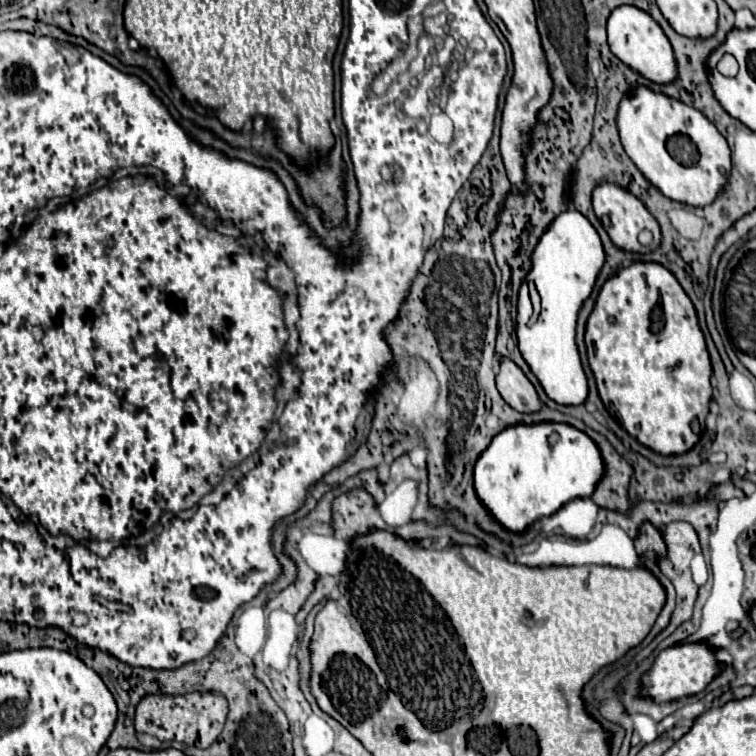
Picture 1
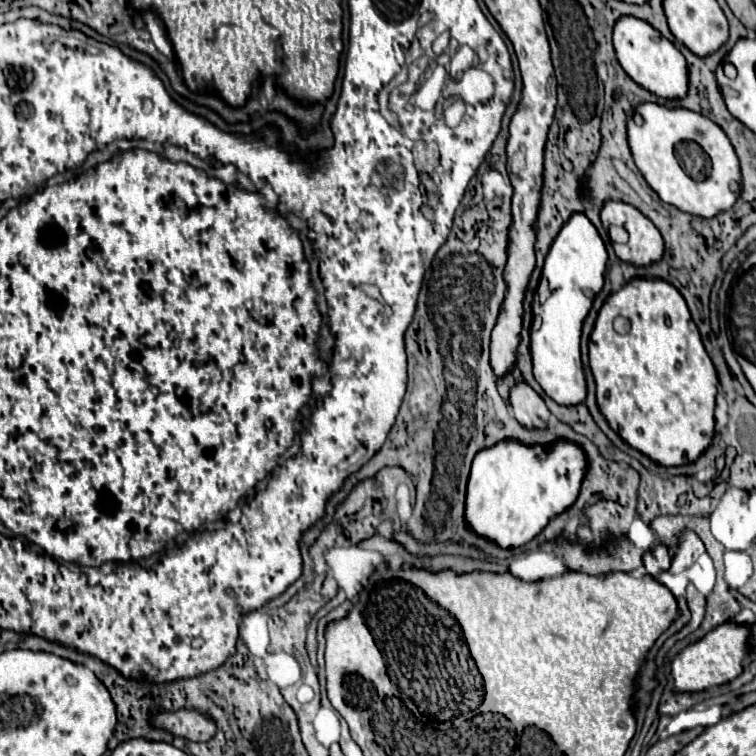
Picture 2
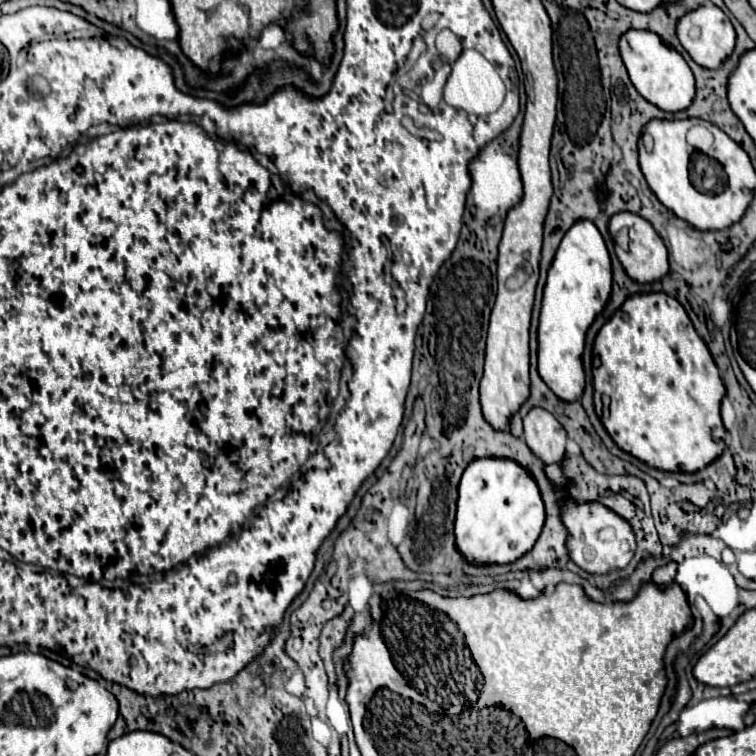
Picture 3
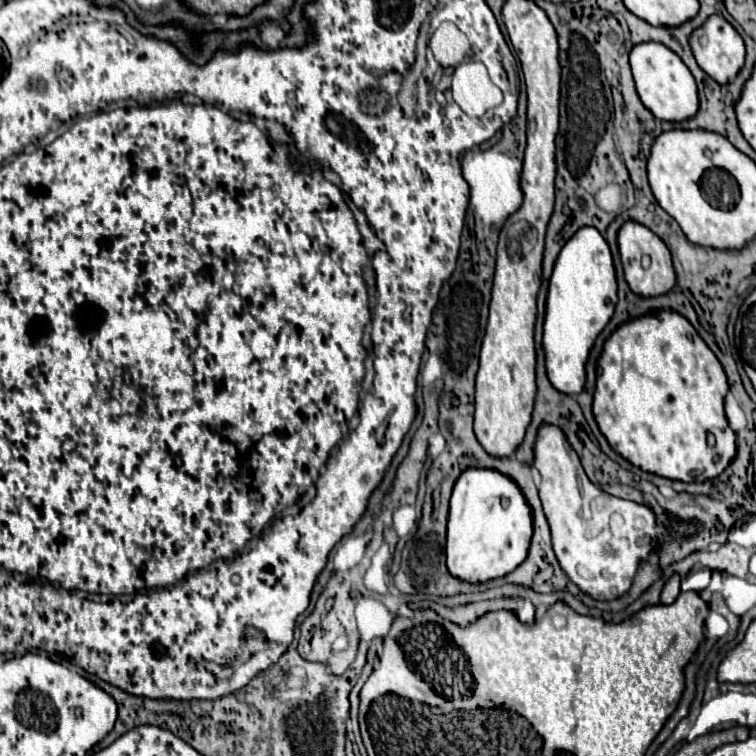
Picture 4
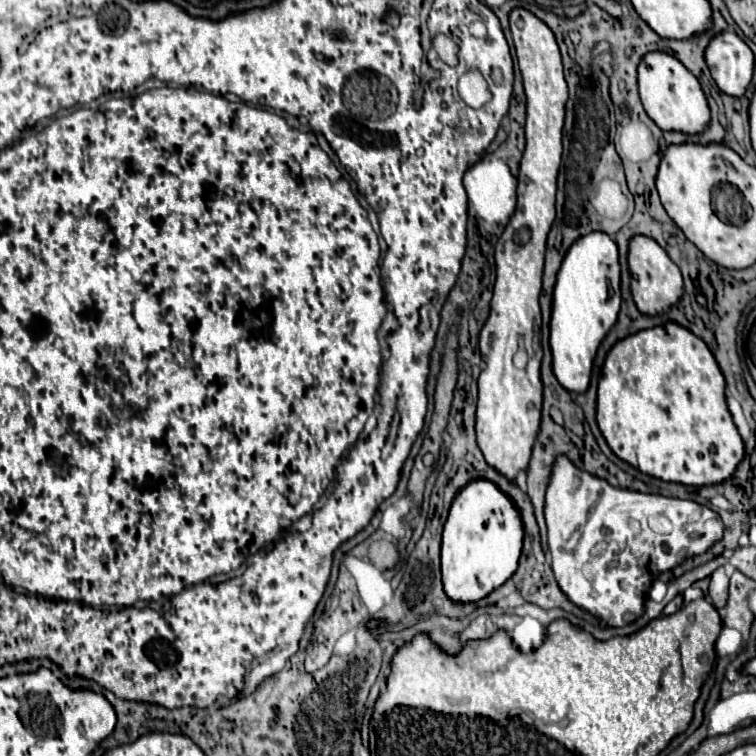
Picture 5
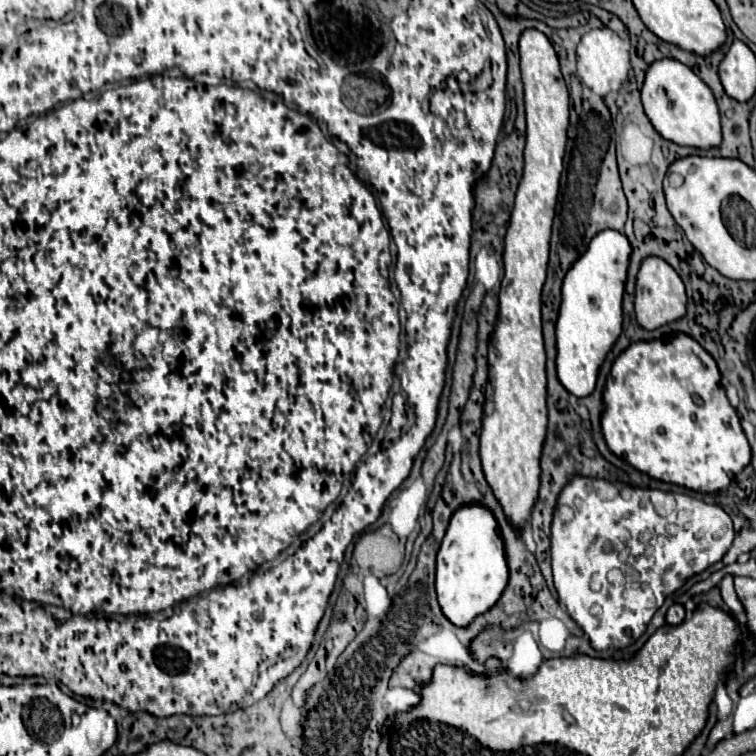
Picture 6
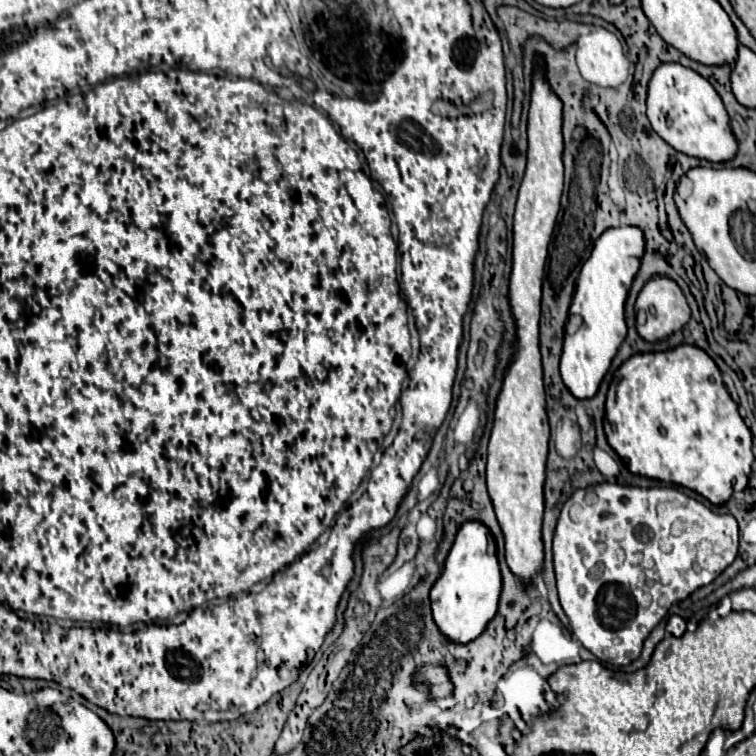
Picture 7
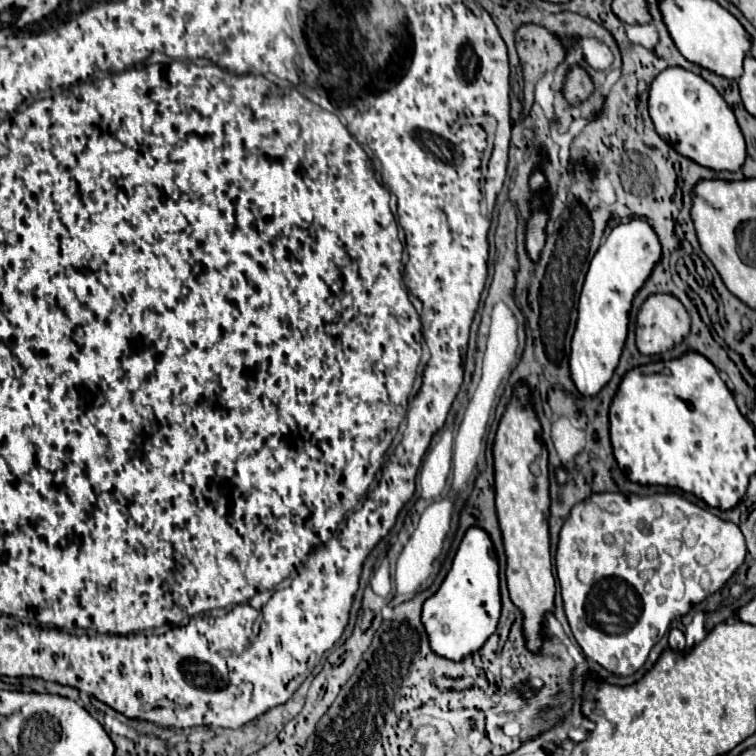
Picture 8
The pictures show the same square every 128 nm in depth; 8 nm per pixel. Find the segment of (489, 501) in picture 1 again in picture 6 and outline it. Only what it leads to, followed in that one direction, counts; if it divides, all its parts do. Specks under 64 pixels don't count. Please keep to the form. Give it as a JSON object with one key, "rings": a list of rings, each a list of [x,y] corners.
{"rings":[[[480,504],[462,506],[454,512],[442,546],[438,550],[436,596],[444,616],[458,628],[466,628],[472,620],[488,612],[500,598],[508,582],[508,566],[504,544],[494,514]]]}

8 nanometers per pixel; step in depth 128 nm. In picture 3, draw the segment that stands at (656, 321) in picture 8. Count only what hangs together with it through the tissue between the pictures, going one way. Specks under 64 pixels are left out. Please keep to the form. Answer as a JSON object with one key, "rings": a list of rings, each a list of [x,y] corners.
{"rings":[[[618,212],[610,218],[610,232],[614,238],[620,232],[620,228],[628,228],[628,232],[630,232],[628,248],[624,250],[624,248],[616,246],[616,256],[622,262],[626,274],[640,284],[648,284],[648,282],[654,282],[654,280],[660,280],[662,276],[666,276],[668,274],[668,250],[666,250],[662,238],[658,236],[658,232],[652,228],[652,224],[646,222],[644,218],[640,218],[638,214]]]}

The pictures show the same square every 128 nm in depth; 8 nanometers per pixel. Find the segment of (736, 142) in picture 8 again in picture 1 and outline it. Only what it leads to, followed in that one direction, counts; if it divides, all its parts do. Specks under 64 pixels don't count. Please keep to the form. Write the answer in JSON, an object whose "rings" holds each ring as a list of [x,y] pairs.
{"rings":[[[620,6],[608,18],[608,44],[612,54],[630,66],[634,72],[642,74],[654,84],[672,84],[678,76],[678,64],[674,50],[662,32],[662,28],[652,20],[650,14],[636,6]]]}

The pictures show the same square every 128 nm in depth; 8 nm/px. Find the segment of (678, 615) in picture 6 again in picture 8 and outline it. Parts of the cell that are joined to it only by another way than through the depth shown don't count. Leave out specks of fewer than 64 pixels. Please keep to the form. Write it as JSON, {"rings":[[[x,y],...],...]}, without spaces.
{"rings":[[[670,630],[670,650],[676,650],[676,652],[684,652],[686,650],[686,642],[684,642],[684,634],[680,630]]]}

